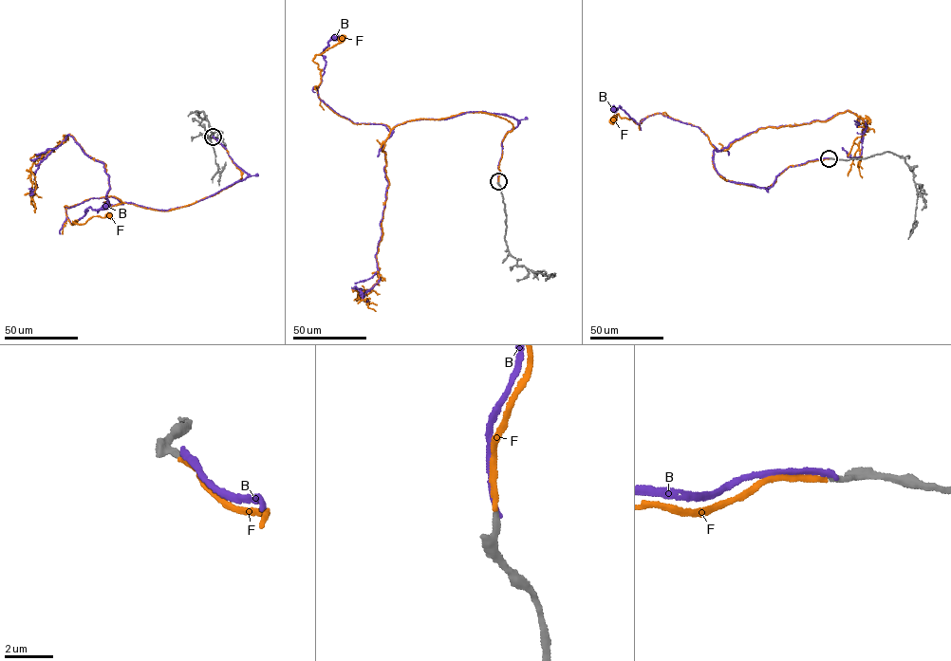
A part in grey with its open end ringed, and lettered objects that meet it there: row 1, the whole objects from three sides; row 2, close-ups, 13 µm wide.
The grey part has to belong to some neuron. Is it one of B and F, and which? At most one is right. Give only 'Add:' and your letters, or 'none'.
Add: F

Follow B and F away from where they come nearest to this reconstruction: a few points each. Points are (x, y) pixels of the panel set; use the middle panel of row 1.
B: (498, 181), (501, 142), (516, 119), (467, 112), (391, 133), (354, 122), (318, 94), (321, 53), (335, 37)
F: (498, 181), (512, 127), (504, 119), (465, 112), (391, 129), (324, 103), (312, 60), (342, 39)

